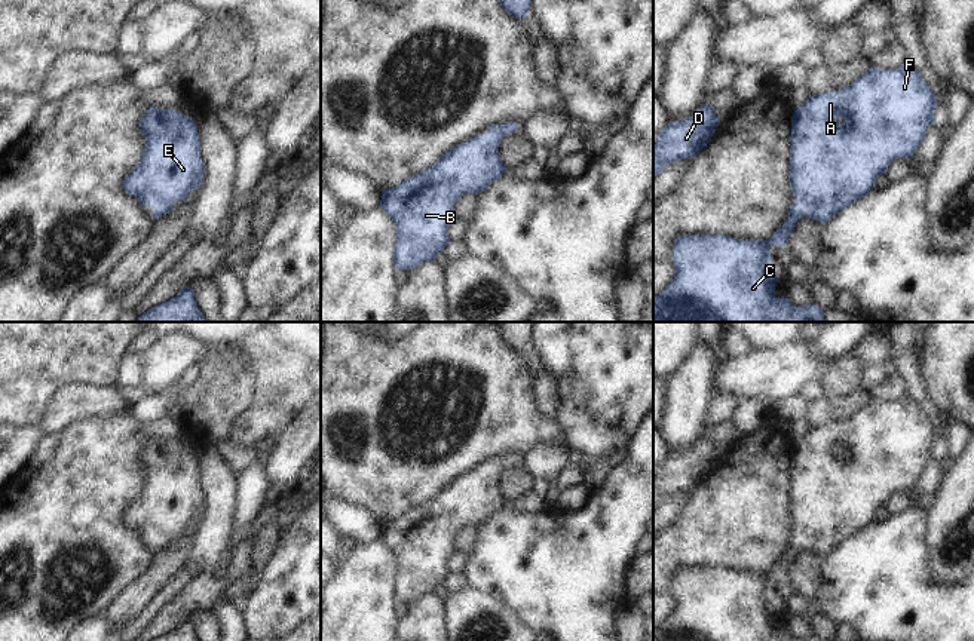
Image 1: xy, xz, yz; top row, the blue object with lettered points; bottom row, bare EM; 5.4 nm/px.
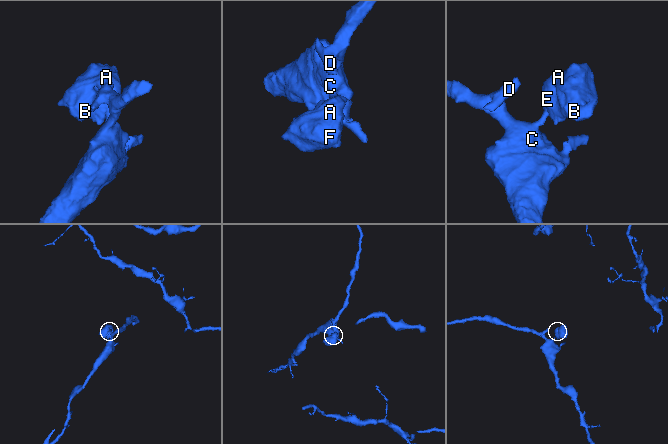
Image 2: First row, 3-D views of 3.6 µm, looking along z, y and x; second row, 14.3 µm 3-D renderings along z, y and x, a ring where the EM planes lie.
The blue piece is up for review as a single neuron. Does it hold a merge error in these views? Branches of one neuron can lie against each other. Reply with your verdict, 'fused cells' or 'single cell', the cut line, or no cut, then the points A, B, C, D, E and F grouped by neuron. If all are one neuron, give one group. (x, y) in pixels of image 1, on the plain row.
single cell | no cut | A B C D E F

